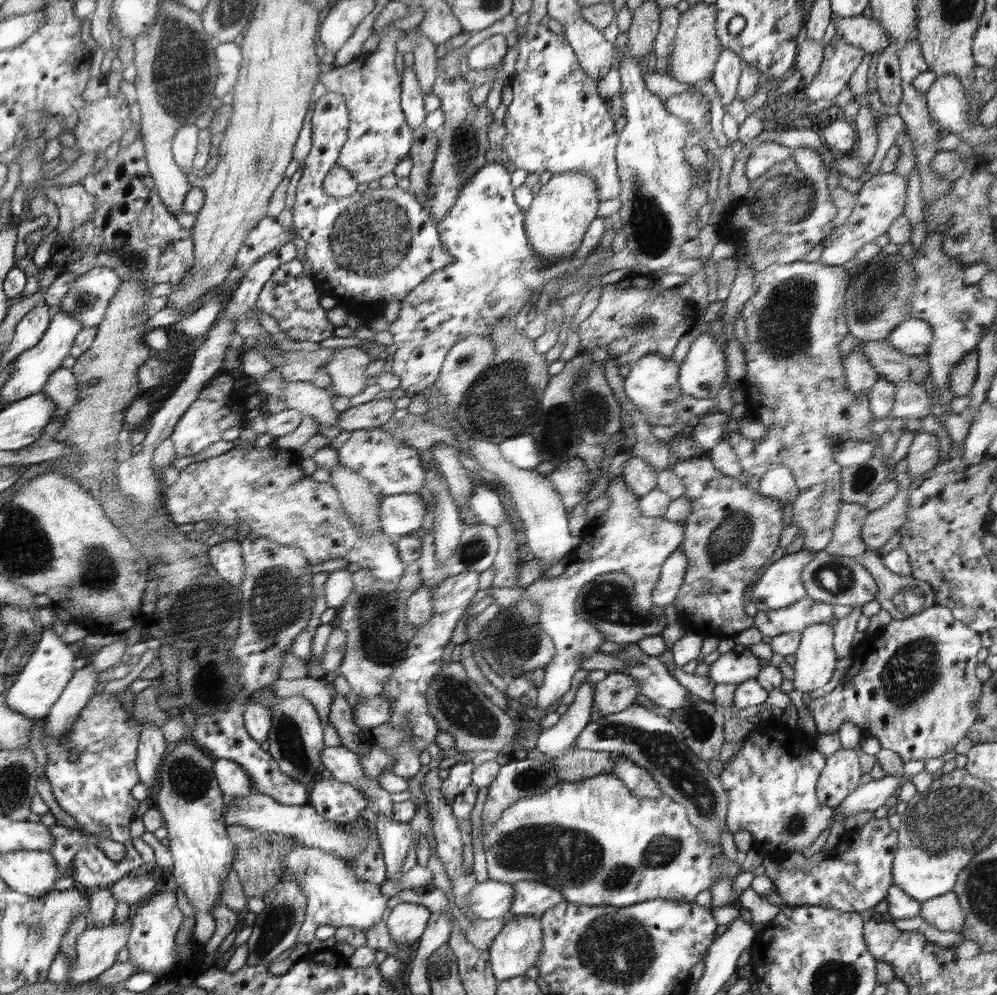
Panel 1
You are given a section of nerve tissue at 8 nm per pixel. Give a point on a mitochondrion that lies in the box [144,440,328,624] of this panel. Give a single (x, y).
(214, 590)

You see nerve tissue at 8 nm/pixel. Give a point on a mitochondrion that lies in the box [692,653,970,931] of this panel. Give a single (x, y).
(795, 825)

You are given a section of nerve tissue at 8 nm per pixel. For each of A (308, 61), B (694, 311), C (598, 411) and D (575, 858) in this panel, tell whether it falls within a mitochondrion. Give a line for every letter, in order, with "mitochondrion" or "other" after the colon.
A: other
B: other
C: mitochondrion
D: mitochondrion

